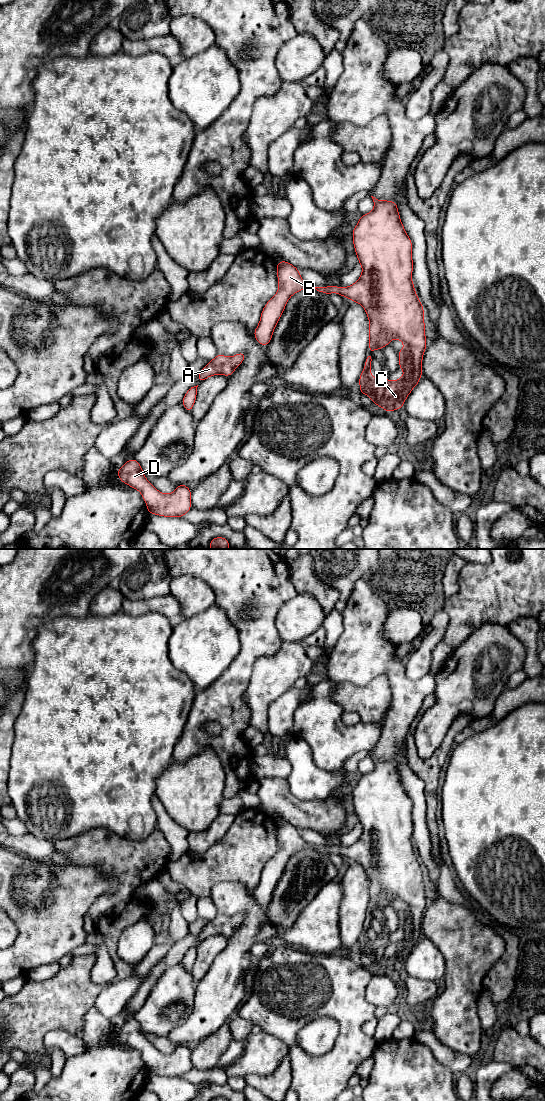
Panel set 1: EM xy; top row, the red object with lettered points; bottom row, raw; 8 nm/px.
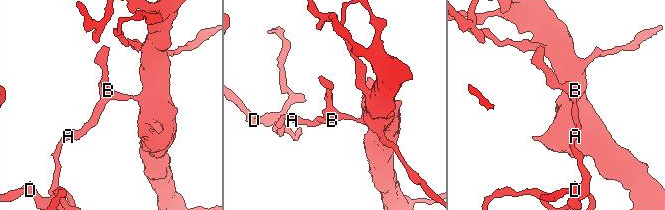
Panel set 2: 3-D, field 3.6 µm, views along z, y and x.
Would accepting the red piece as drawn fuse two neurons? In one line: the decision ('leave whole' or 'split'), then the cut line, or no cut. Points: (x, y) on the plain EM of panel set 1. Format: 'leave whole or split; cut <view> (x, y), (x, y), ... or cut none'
leave whole; cut none

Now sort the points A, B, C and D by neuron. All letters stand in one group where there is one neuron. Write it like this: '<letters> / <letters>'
A B C D

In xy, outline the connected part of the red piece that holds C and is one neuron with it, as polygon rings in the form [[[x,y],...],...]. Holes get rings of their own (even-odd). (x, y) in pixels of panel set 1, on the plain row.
[[[371,756],[374,762],[373,770],[361,775],[357,785],[353,789],[353,805],[359,824],[362,826],[360,838],[351,846],[340,848],[339,846],[314,847],[317,851],[329,855],[338,853],[340,856],[349,858],[351,861],[363,866],[369,879],[369,913],[365,920],[363,932],[359,937],[360,953],[369,956],[373,963],[388,973],[399,970],[404,965],[406,958],[412,949],[419,943],[422,937],[422,920],[427,908],[424,883],[424,868],[416,854],[413,841],[412,801],[408,797],[401,782],[397,763],[395,761],[378,760]],[[392,899],[403,902],[404,907],[398,911],[399,928],[404,931],[404,935],[398,940],[375,939],[371,935],[371,922],[373,920],[372,911],[383,909]]]

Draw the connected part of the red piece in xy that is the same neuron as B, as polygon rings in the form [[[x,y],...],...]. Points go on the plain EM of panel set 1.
[[[284,820],[277,823],[276,831],[278,852],[264,866],[259,884],[254,890],[255,899],[263,906],[267,906],[271,901],[276,884],[290,857],[300,850],[312,847],[301,838],[295,826]]]

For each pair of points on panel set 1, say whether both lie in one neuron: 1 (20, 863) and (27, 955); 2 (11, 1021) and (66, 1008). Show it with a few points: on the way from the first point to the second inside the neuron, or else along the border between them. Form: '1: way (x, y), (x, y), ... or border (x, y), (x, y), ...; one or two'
1: way (10, 886), (10, 903), (27, 920), (27, 932); one
2: way (25, 1018), (37, 1008), (52, 1008); one

